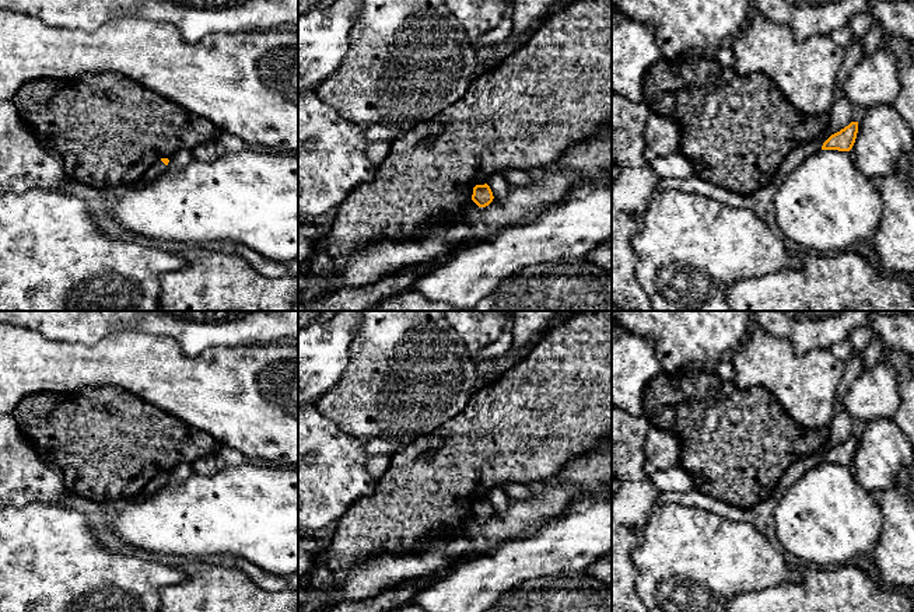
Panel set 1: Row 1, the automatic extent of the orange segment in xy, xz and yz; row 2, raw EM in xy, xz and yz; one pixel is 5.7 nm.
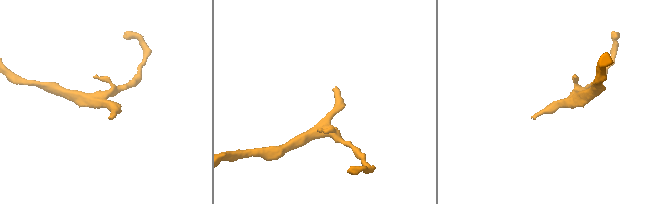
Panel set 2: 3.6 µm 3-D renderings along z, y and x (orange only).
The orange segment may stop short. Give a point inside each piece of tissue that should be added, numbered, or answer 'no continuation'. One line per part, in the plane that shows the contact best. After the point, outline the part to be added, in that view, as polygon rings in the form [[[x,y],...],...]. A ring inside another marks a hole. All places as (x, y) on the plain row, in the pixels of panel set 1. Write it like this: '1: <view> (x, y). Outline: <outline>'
1: xy (158, 481). Outline: [[[158,473],[137,497],[133,497],[130,500],[132,501],[146,500],[150,496],[155,494],[167,483],[168,479],[165,479],[161,473]]]

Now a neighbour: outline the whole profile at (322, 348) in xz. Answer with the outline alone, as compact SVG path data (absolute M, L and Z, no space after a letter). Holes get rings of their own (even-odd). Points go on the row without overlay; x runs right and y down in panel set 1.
M337 311L329 322L298 328L298 406L315 403L337 384L361 322L361 311Z

